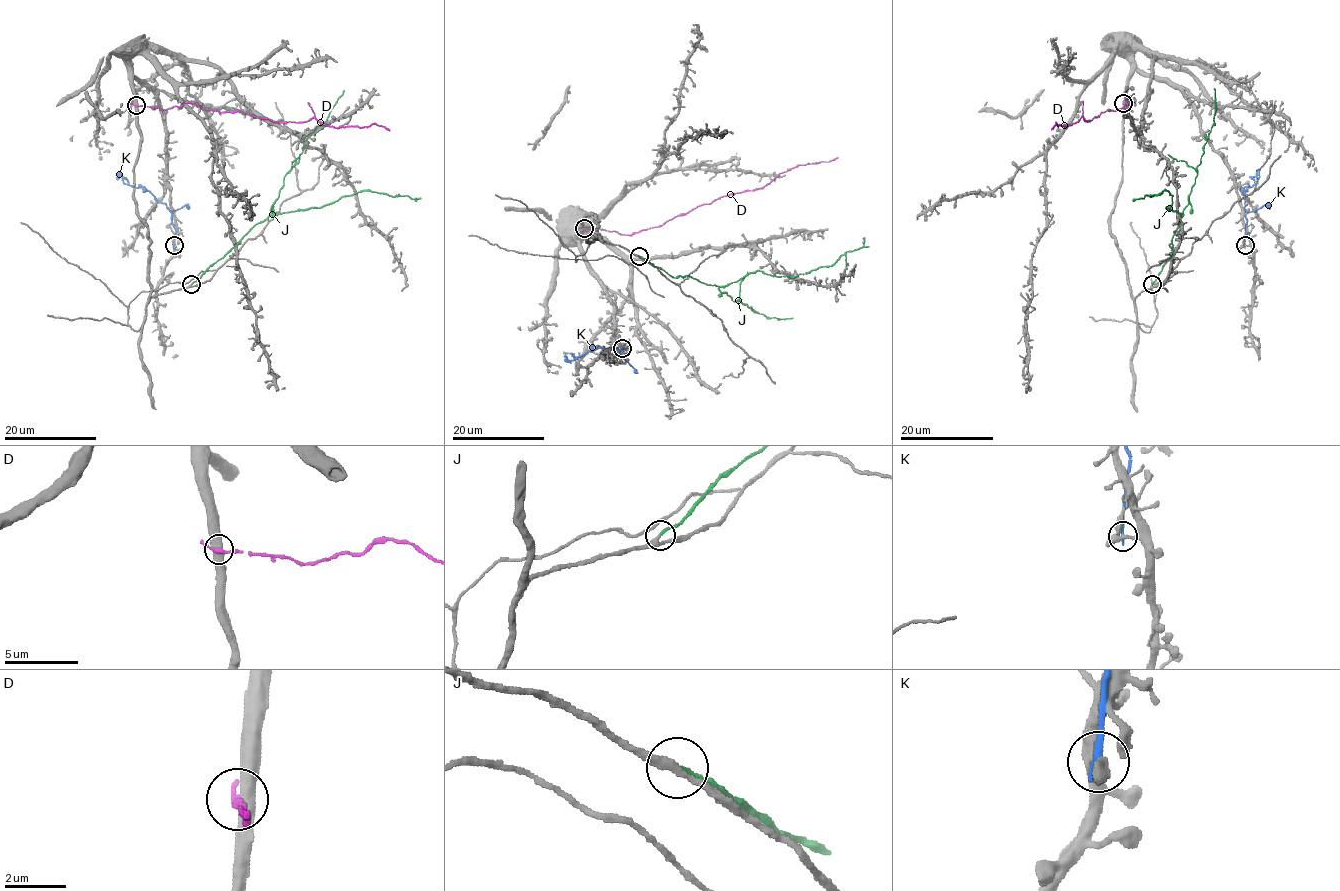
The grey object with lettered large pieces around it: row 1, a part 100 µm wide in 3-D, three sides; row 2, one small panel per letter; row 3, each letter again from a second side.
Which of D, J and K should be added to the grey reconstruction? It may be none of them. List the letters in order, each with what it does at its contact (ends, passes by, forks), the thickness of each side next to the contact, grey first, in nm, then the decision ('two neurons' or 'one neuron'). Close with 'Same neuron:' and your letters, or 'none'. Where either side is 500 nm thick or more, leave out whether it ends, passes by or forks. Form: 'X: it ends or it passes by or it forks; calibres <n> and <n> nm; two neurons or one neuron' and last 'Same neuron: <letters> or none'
D: calibres 500 and 200 nm; two neurons
J: it ends; calibres 280 and 170 nm; one neuron
K: it ends; calibres 320 and 220 nm; two neurons
Same neuron: J

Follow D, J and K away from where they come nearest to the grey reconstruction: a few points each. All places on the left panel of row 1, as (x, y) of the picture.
D: (136, 105), (170, 109), (192, 102), (275, 121), (316, 118), (334, 127), (377, 124), (389, 130)
J: (191, 284), (270, 215), (332, 204), (342, 197), (369, 190), (408, 196), (416, 201)
K: (174, 245), (175, 227), (168, 207), (149, 191), (126, 184), (120, 175), (116, 180)

